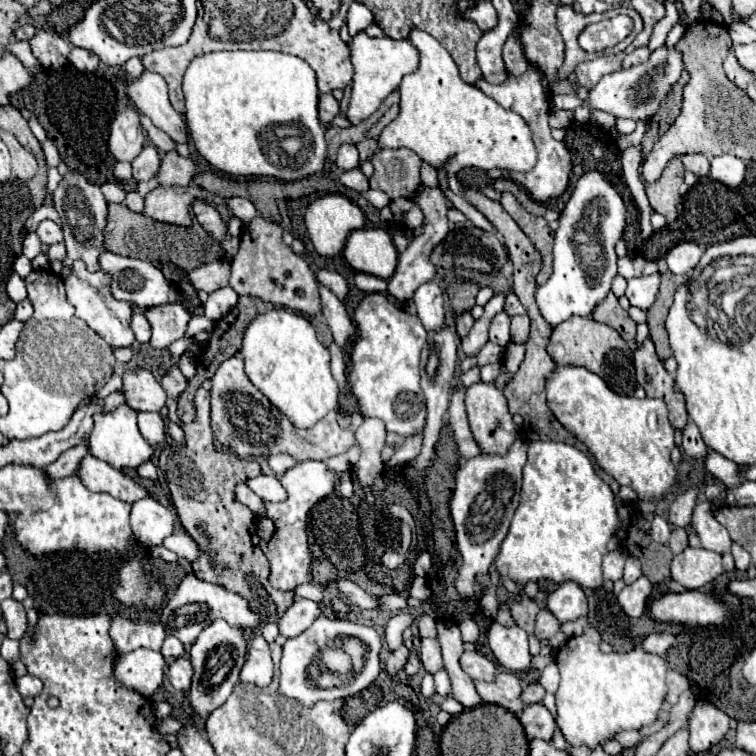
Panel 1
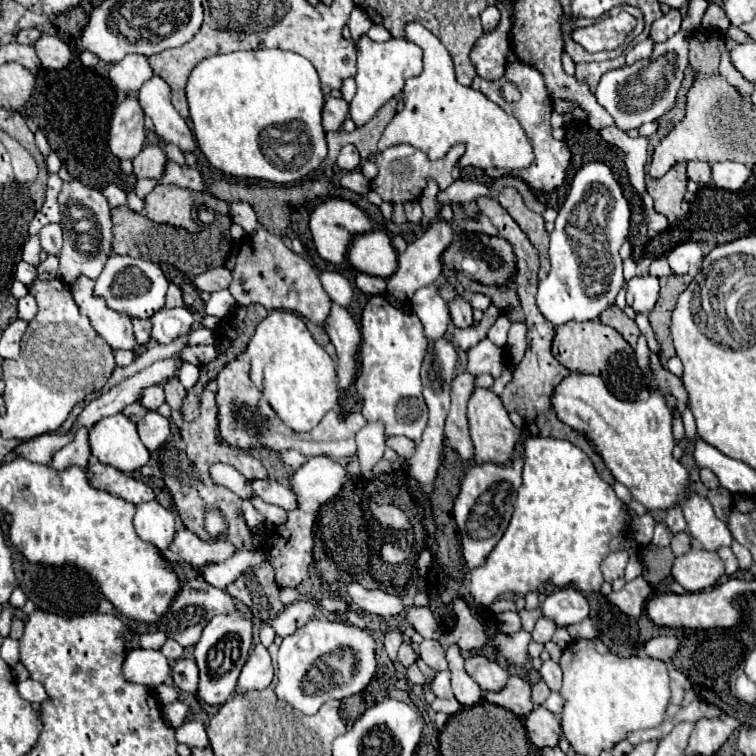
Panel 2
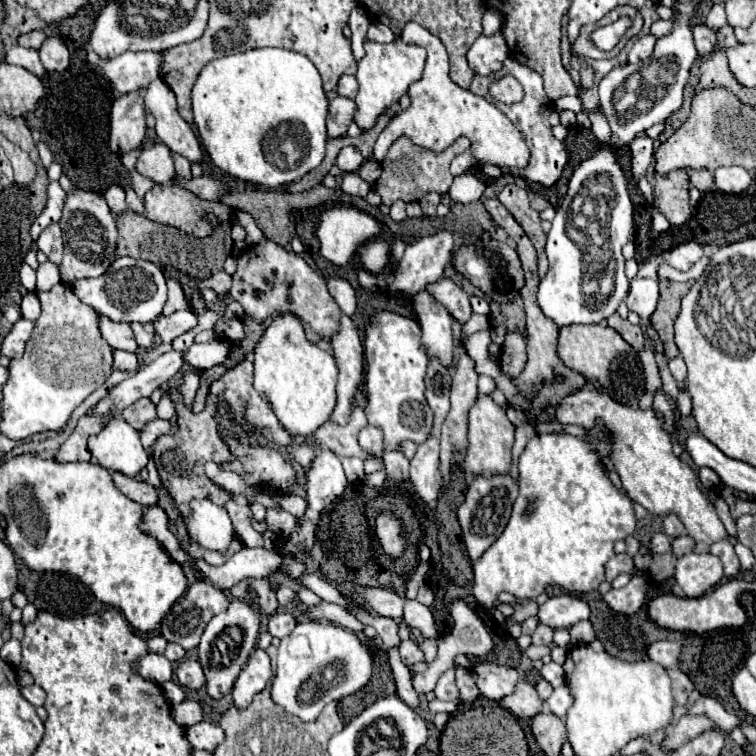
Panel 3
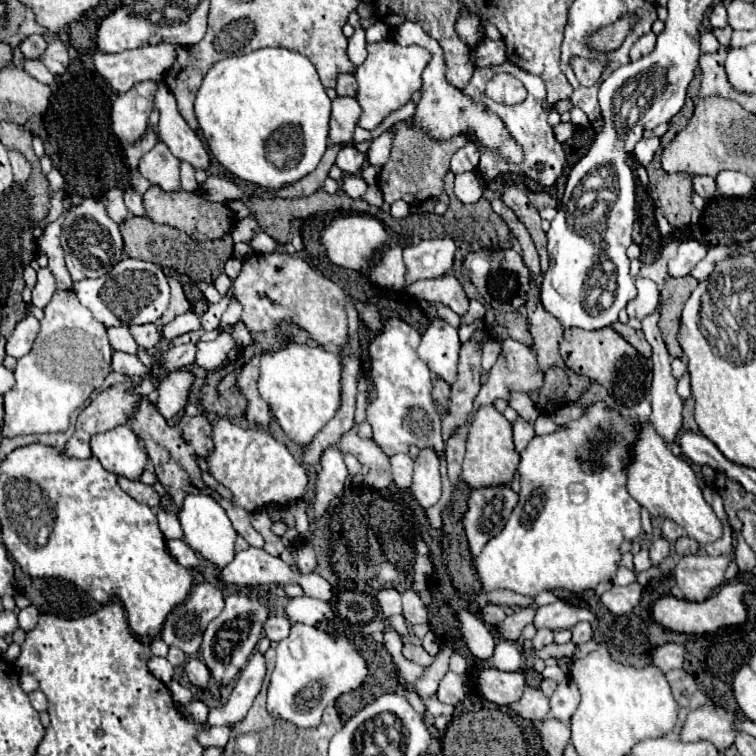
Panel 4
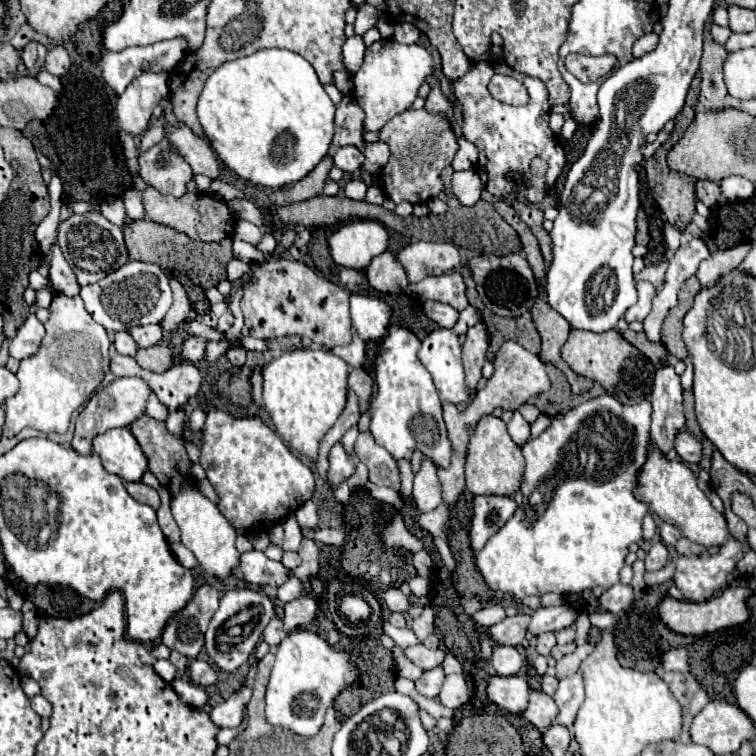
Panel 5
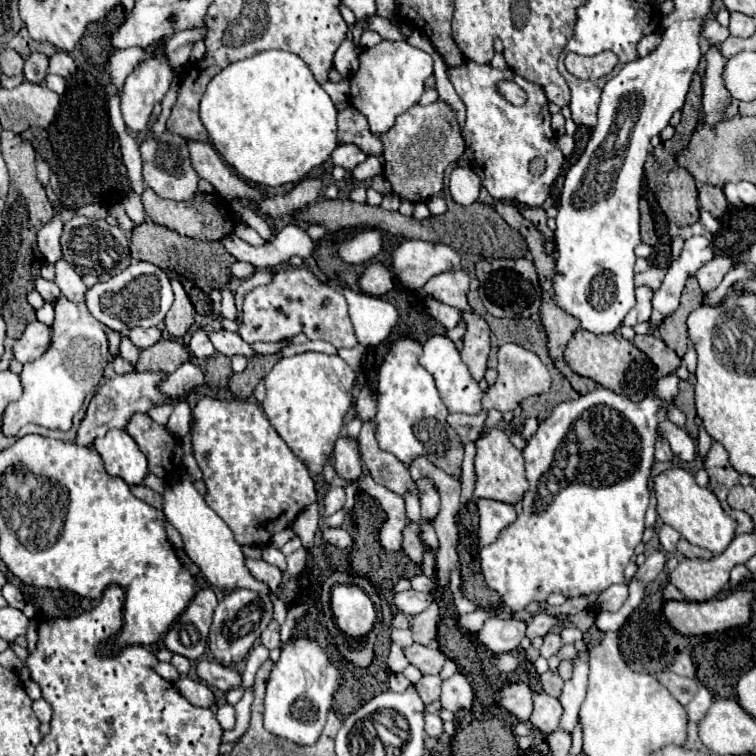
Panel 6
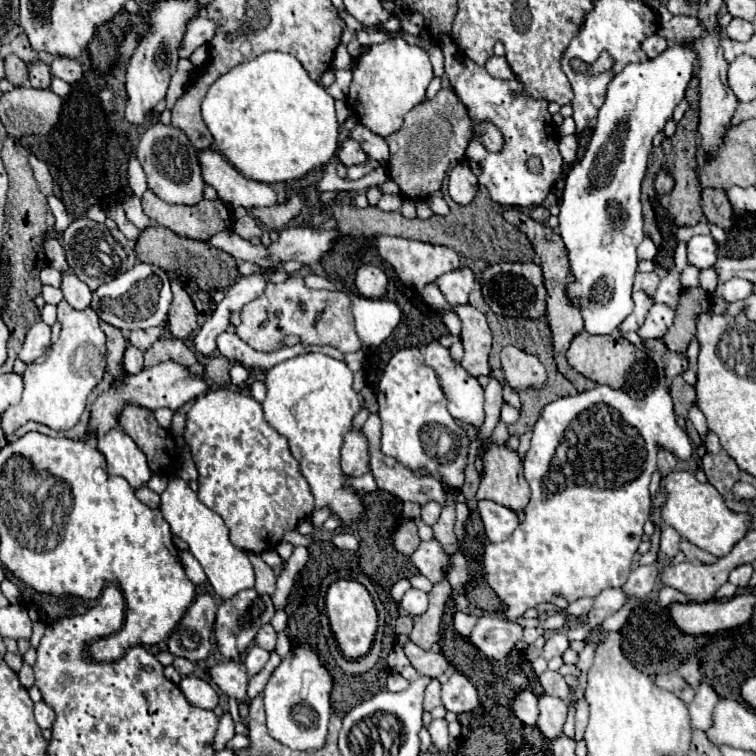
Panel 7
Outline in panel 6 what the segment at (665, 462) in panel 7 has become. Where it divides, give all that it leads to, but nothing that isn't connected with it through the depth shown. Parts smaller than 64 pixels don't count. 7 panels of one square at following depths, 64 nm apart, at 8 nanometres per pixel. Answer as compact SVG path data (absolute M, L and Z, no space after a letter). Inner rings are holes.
M658 440L658 442L656 442L656 460L658 460L658 462L668 462L668 460L672 460L672 458L674 458L674 454L672 454L668 442Z

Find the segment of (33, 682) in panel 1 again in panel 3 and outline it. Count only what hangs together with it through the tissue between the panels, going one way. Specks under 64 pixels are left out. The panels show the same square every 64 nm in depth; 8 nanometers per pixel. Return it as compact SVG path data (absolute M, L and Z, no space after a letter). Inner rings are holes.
M36 684L22 688L22 694L24 694L24 698L26 698L32 706L42 706L44 700L46 700L46 692L44 692L40 686L36 686Z

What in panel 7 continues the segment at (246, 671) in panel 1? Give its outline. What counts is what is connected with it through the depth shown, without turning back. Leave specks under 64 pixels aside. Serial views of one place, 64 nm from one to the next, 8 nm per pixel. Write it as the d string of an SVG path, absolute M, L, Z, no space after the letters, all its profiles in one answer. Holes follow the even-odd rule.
M224 712L224 716L220 718L218 732L216 732L216 736L214 736L214 750L220 752L220 750L226 746L226 742L232 740L232 736L234 736L234 722L232 722L230 714Z

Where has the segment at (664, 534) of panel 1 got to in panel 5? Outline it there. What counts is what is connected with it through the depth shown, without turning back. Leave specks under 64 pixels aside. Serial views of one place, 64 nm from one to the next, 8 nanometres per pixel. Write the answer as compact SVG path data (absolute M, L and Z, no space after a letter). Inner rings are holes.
M658 542L658 544L654 544L654 546L650 548L650 552L646 554L646 560L644 560L646 572L656 572L656 570L664 568L666 562L668 562L668 548L666 548L662 542Z

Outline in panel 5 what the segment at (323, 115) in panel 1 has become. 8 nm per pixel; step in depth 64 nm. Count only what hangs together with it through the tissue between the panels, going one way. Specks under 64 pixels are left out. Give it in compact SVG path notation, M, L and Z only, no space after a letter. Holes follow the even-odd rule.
M344 96L344 100L336 106L336 134L332 140L334 148L340 146L356 146L364 148L364 110L356 104L352 96Z

